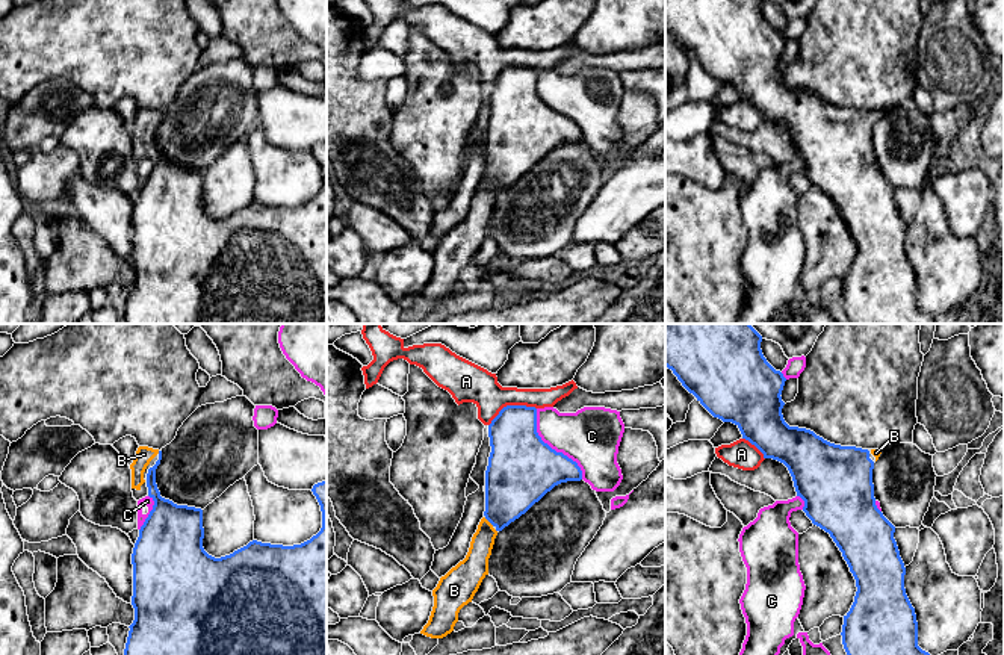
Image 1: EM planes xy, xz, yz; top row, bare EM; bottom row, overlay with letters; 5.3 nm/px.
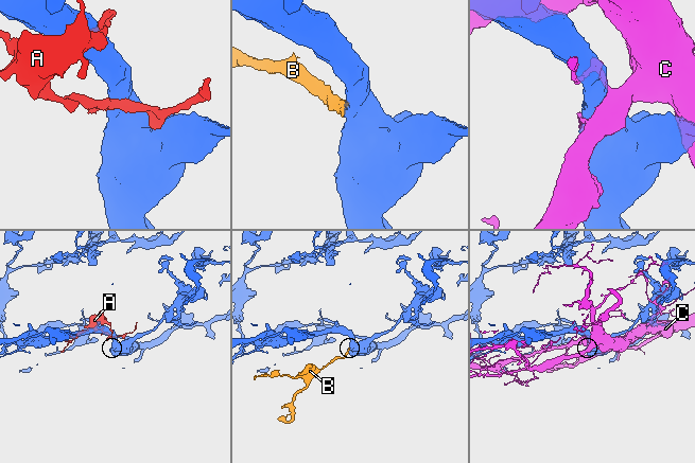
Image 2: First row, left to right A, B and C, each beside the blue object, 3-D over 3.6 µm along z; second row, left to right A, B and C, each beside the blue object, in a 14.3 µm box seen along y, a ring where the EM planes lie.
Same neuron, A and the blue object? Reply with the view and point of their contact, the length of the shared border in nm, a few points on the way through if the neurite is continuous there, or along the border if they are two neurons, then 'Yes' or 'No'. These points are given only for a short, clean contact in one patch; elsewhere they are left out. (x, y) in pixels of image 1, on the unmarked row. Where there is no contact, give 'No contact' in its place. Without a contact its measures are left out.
Touches blue at xz (510, 67). Shared border 280 nm. No

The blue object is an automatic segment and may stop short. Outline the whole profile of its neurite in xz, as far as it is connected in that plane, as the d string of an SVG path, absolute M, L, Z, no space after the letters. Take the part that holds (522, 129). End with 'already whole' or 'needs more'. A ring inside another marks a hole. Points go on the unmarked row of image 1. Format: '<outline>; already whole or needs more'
M507 67L488 86L491 113L485 132L485 172L472 198L469 213L463 222L440 239L432 251L434 268L420 295L443 300L454 292L460 271L472 263L482 241L488 236L488 219L499 192L525 175L555 147L581 142L582 132L576 123L556 113L537 94L537 70Z; needs more

